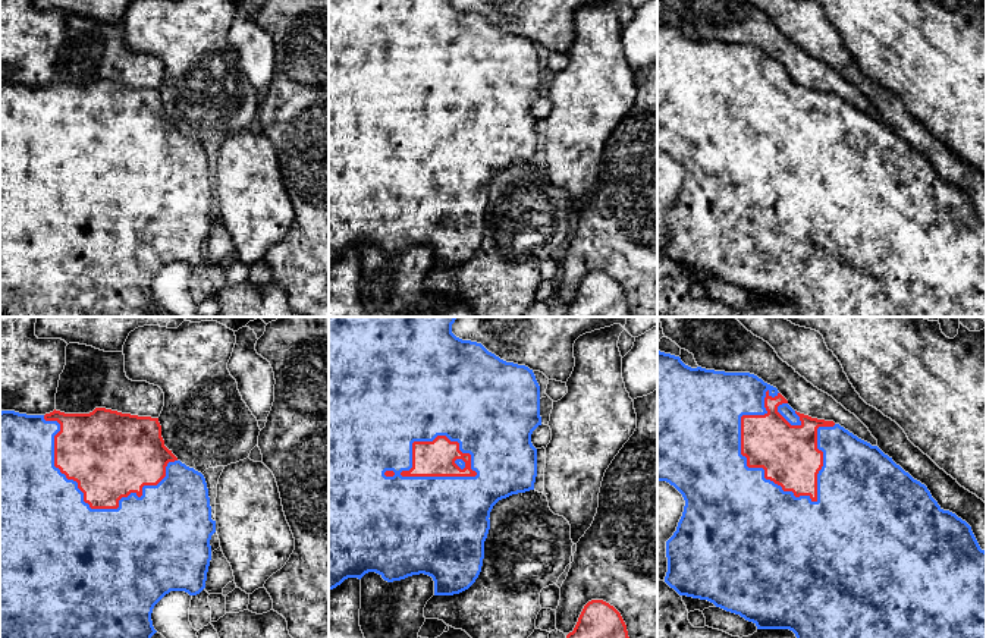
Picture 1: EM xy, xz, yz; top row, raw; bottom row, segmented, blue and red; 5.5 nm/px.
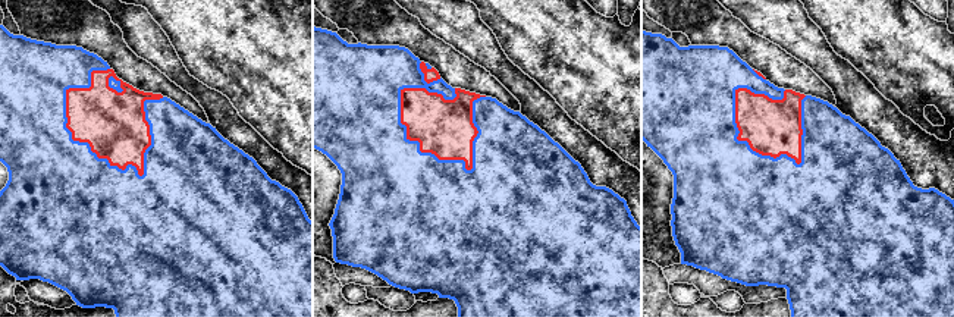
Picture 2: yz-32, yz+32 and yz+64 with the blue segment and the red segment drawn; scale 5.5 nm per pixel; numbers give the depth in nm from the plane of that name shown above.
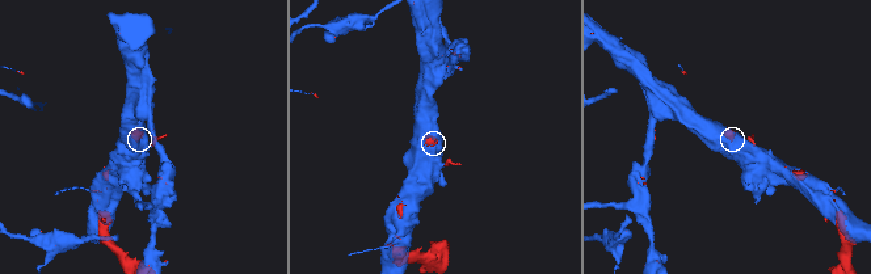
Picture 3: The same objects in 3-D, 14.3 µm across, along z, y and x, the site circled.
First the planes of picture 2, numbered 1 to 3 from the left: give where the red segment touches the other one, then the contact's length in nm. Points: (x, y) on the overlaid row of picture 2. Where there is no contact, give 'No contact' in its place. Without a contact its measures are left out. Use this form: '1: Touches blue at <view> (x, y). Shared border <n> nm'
1: Touches blue at yz-32 (144, 172). Shared border 650 nm
2: Touches blue at yz+32 (419, 144). Shared border 600 nm
3: Touches blue at yz+64 (744, 141). Shared border 550 nm

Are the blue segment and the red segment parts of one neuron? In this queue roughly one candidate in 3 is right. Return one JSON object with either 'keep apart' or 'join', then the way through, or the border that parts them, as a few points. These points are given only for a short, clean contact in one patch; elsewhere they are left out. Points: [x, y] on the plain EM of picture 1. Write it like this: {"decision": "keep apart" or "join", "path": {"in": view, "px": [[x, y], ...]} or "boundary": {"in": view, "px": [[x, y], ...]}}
{"decision": "join"}

